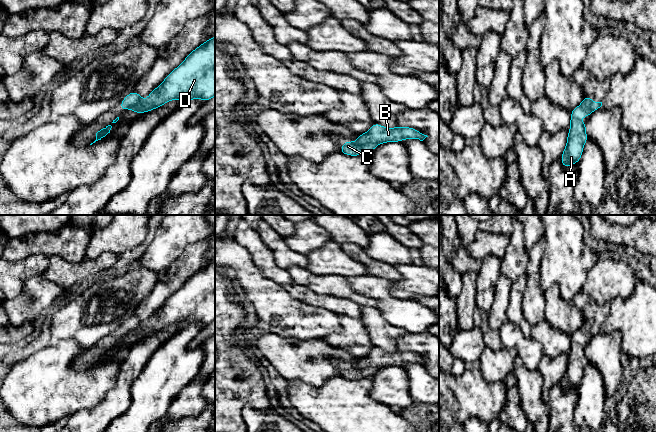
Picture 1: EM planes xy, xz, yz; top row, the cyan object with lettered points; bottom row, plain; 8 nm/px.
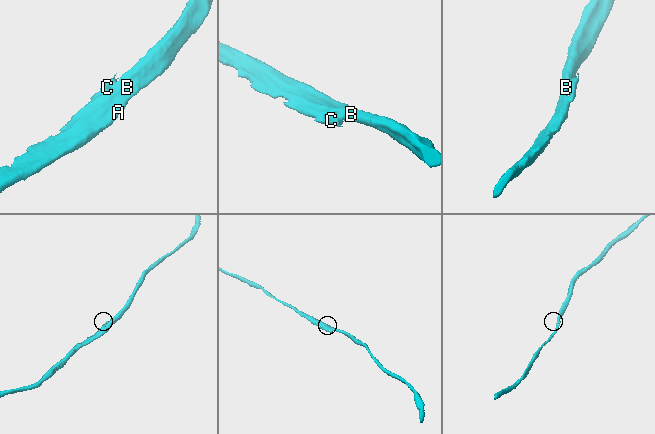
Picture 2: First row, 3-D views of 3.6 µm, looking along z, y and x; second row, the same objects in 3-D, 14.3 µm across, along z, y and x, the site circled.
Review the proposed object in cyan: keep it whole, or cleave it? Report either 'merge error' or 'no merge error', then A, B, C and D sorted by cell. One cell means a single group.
merge error; A B D / C

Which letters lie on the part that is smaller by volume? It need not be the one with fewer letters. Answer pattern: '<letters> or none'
C

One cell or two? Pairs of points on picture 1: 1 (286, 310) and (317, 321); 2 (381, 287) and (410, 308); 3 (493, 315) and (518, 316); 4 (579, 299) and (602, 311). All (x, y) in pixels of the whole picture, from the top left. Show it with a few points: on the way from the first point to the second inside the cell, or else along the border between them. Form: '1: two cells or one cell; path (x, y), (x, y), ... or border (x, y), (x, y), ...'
1: one cell; path (294, 318), (309, 321)
2: one cell; path (384, 295), (397, 308), (402, 308)
3: two cells; border (511, 293), (505, 318)
4: one cell; path (585, 303), (593, 311), (596, 311)

